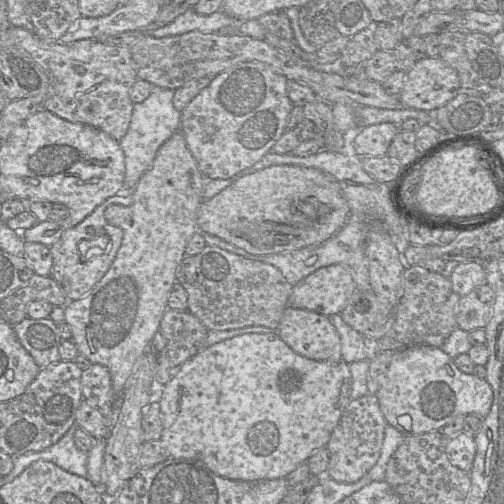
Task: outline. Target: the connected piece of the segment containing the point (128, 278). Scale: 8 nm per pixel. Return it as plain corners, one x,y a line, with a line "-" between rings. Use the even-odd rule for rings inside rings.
179,130
160,147
152,166
140,178
132,193
133,204
128,207
110,205
105,210
108,223
123,230
121,246
102,279
82,298
67,301
64,308
64,321
71,329
71,340
79,353
109,370
113,390
119,395
119,408
124,385
139,358
146,355
148,345
159,330
161,319
168,309
168,295
177,281
177,269
186,256
186,245
191,236
199,232
197,212
203,202
203,191
204,175

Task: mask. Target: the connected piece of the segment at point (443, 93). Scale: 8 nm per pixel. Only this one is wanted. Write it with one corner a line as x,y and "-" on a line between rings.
440,57
416,61
406,73
399,100
402,107
435,112
458,93
460,79
454,68

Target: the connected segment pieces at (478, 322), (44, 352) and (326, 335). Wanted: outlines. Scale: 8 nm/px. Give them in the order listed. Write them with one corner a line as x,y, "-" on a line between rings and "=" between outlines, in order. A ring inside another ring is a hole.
488,283
462,296
456,308
458,328
466,332
485,329
492,318
494,302
495,293
=
26,317
13,326
19,342
30,353
40,369
61,361
59,345
62,339
57,325
50,318
=
289,305
277,334
294,352
308,359
342,361
340,336
327,316

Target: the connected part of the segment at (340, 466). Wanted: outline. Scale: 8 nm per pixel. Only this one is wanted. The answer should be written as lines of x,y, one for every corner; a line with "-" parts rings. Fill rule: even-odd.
368,393
351,400
326,445
330,456
326,476
341,483
360,480
379,459
386,425
375,395

